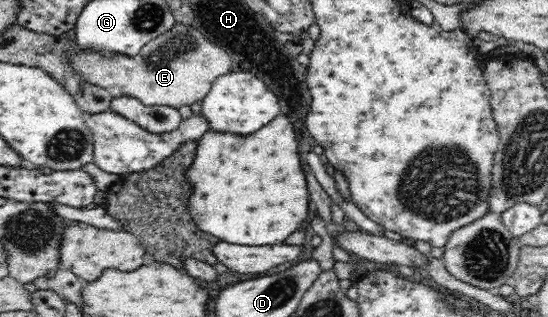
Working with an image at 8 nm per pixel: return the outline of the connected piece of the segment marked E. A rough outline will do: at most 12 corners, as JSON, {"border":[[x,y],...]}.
{"border":[[192,24],[136,57],[80,53],[91,84],[145,106],[201,103],[232,58]]}

